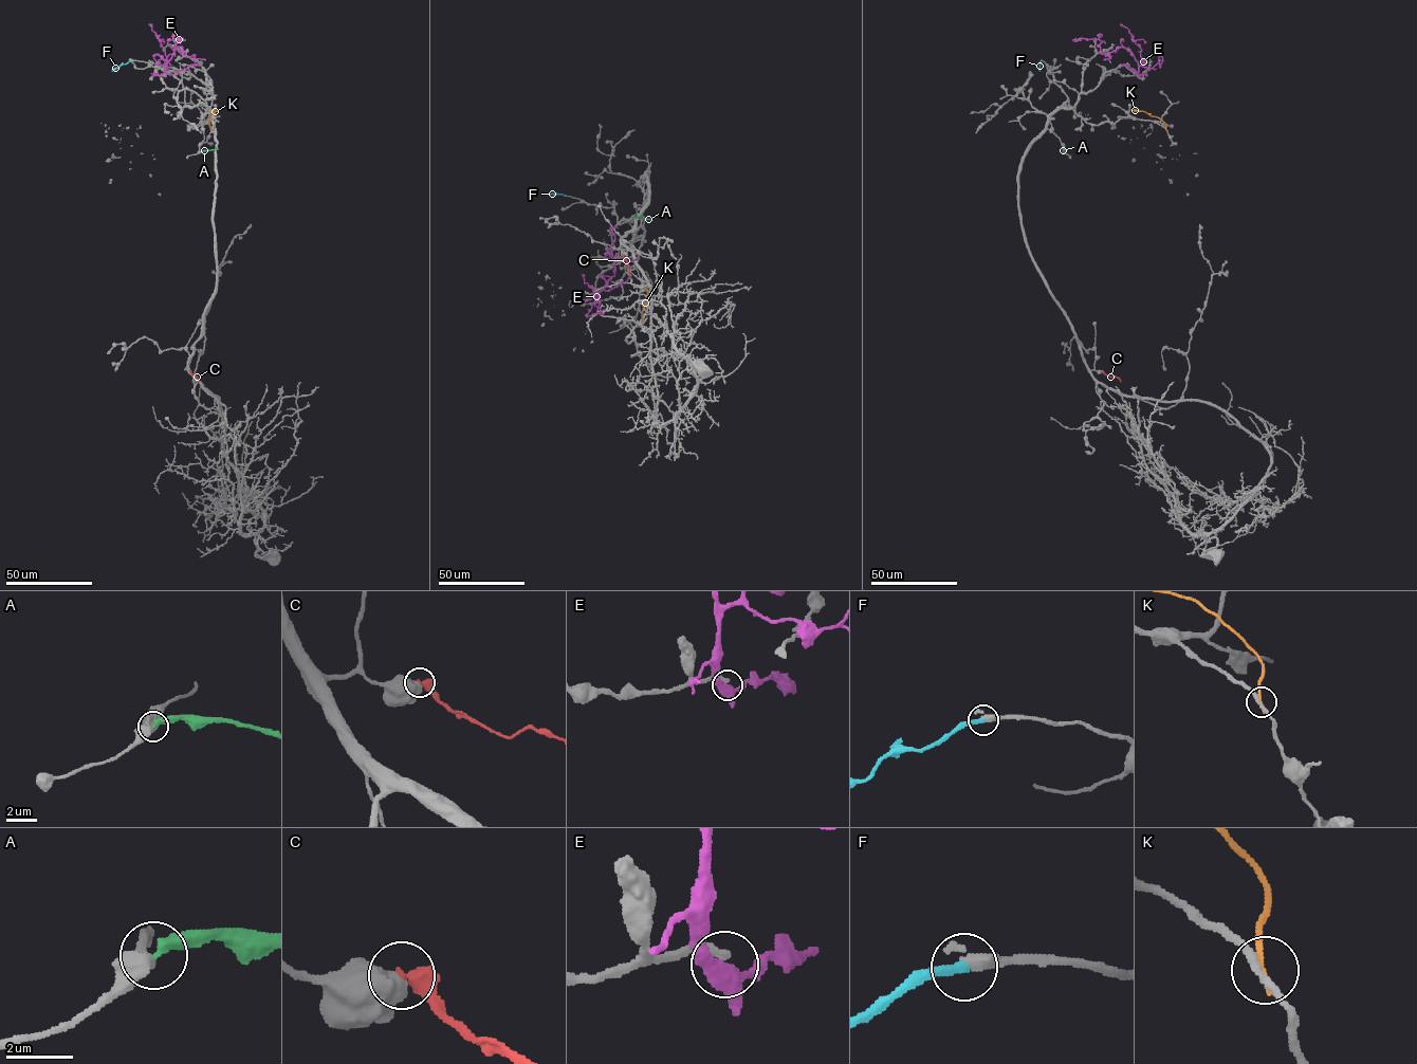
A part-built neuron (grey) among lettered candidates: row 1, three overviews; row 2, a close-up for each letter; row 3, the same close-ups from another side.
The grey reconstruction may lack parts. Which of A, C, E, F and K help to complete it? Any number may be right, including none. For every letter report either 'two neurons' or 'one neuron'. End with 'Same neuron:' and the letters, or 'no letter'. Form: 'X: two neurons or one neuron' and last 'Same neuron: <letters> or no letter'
A: two neurons
C: two neurons
E: two neurons
F: one neuron
K: two neurons
Same neuron: F

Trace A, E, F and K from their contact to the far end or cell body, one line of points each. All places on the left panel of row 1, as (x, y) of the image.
A: (199, 152), (218, 148)
E: (161, 75), (175, 50), (182, 48), (181, 54), (176, 46), (178, 38), (185, 39)
F: (131, 60), (112, 71)
K: (210, 129), (210, 117), (216, 111), (210, 110)

